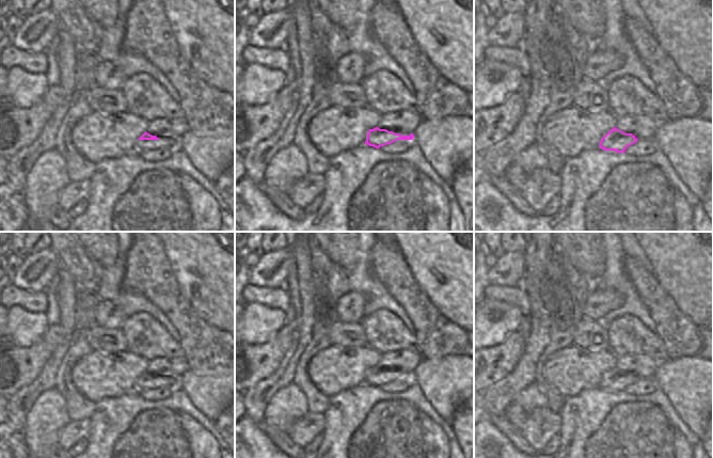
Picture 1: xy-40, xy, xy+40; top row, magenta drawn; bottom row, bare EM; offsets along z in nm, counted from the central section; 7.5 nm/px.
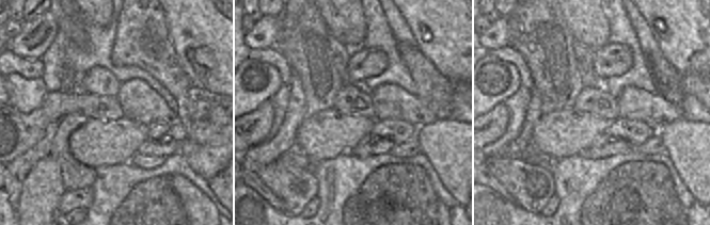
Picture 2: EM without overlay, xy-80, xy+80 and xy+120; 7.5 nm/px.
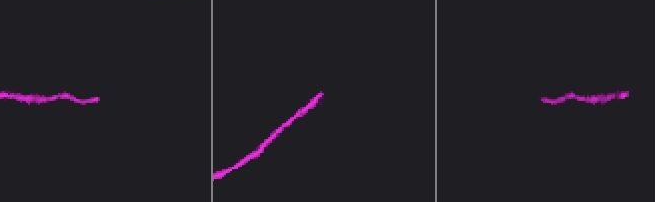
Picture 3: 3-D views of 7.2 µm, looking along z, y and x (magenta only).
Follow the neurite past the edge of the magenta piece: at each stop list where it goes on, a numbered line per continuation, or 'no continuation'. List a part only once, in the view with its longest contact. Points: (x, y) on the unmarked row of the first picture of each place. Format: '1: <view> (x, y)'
1: xy-40 (164, 382)

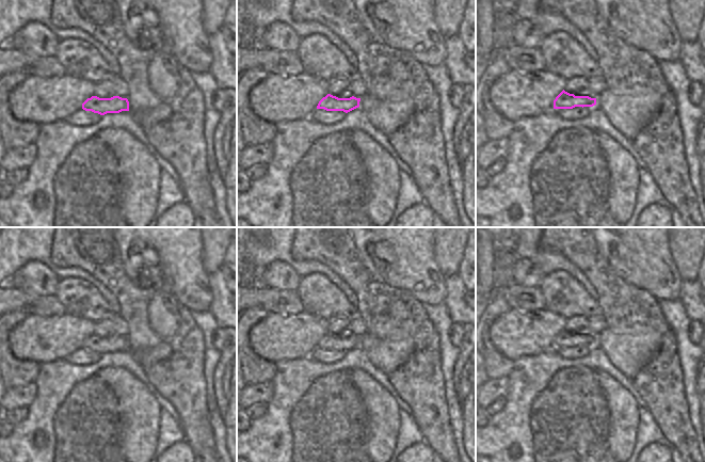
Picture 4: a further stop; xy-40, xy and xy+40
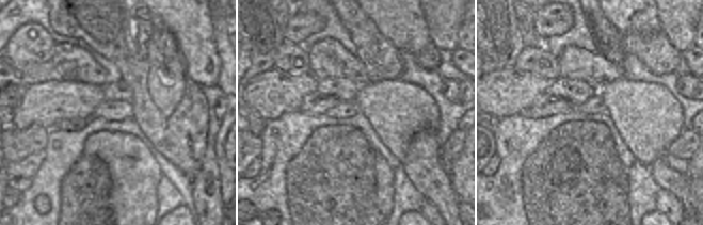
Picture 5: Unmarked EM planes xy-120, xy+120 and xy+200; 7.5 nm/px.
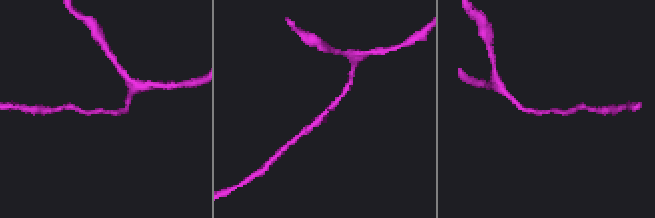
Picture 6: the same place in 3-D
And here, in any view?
no continuation

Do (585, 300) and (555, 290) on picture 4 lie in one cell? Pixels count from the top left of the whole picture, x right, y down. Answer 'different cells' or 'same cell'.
same cell

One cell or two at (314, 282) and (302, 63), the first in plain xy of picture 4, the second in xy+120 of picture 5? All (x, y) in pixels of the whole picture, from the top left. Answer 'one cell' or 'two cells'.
two cells

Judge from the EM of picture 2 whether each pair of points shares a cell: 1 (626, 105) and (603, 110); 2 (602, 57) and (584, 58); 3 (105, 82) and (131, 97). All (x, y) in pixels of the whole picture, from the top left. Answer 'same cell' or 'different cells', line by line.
1: different cells
2: different cells
3: different cells

